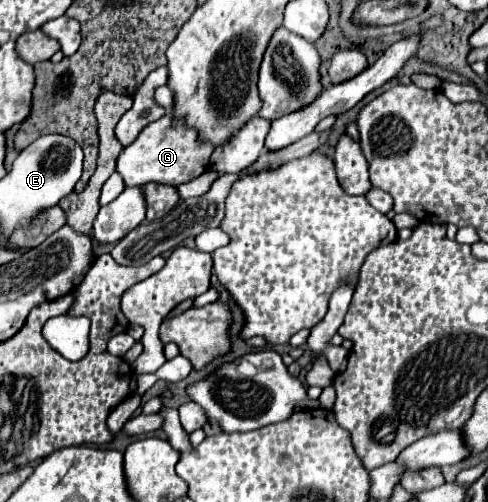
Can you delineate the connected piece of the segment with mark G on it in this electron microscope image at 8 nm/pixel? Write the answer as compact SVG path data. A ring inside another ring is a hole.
M167 112L161 120L145 126L137 140L123 148L117 158L117 174L121 174L127 188L143 186L147 182L177 186L195 180L205 170L209 170L209 156L215 148L211 144L199 144L197 132L193 128L187 128L183 122L179 122L173 128L173 116ZM207 158L207 166L205 166Z

